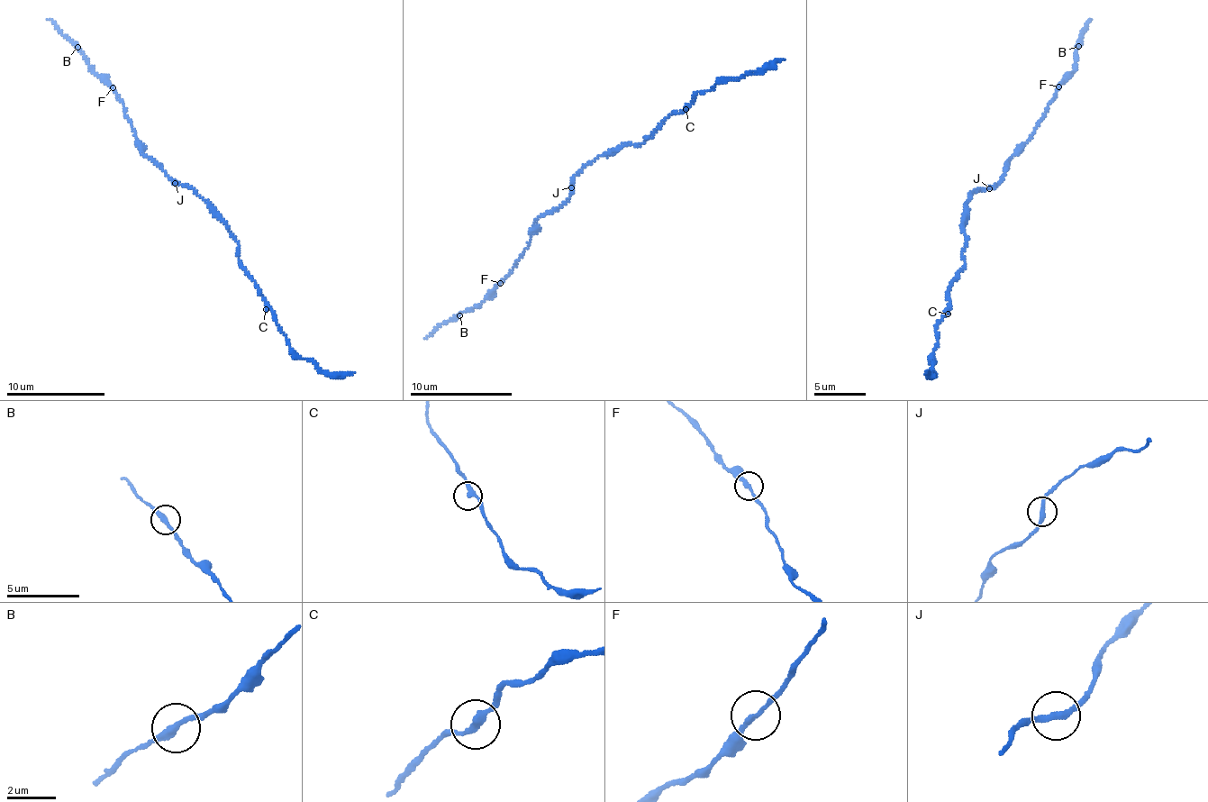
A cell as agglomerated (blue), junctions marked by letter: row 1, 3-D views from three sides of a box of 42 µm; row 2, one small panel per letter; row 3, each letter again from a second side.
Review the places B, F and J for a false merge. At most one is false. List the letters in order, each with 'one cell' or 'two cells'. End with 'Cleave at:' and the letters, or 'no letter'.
B: one cell
F: one cell
J: one cell
Cleave at: no letter

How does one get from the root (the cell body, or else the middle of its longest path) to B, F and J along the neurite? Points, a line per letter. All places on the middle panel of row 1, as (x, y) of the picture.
B: (588, 164), (574, 177), (573, 193), (537, 220), (528, 246), (500, 285), (459, 315)
F: (588, 164), (574, 177), (573, 193), (537, 220), (528, 246), (501, 282)
J: (588, 164), (574, 177), (571, 187)

